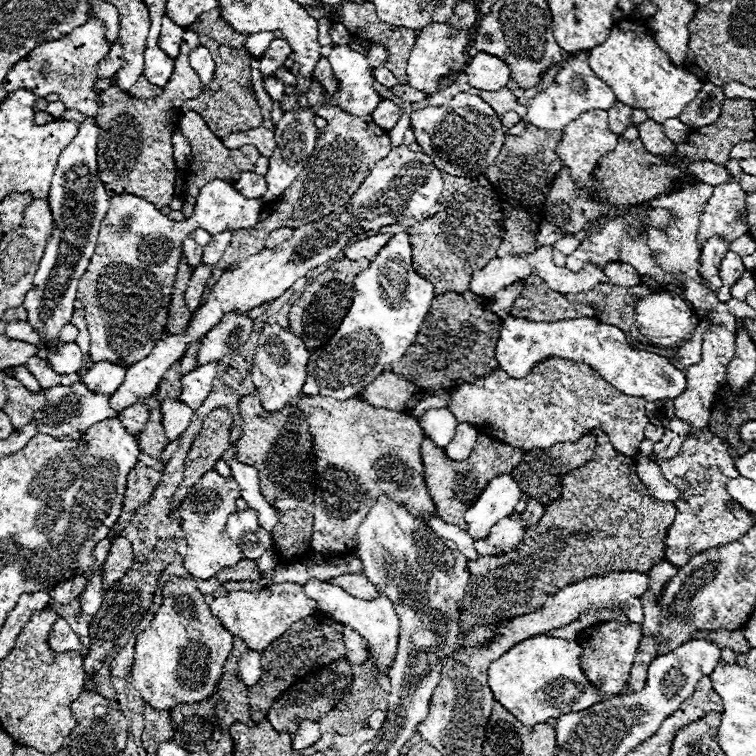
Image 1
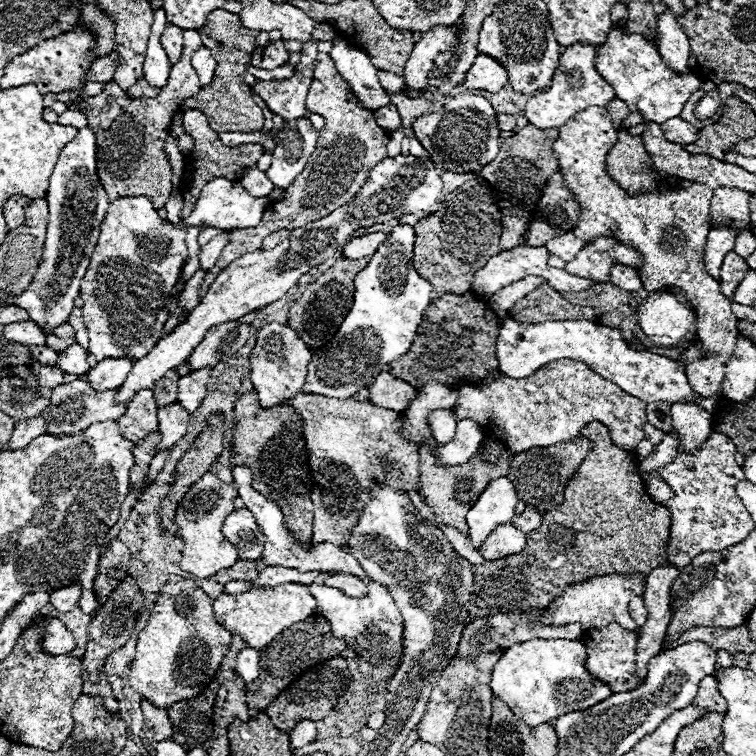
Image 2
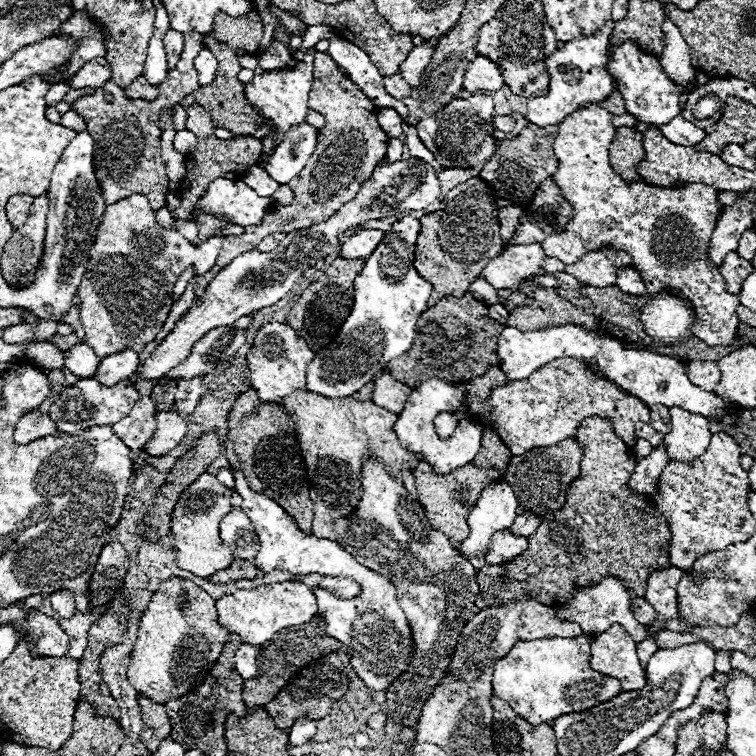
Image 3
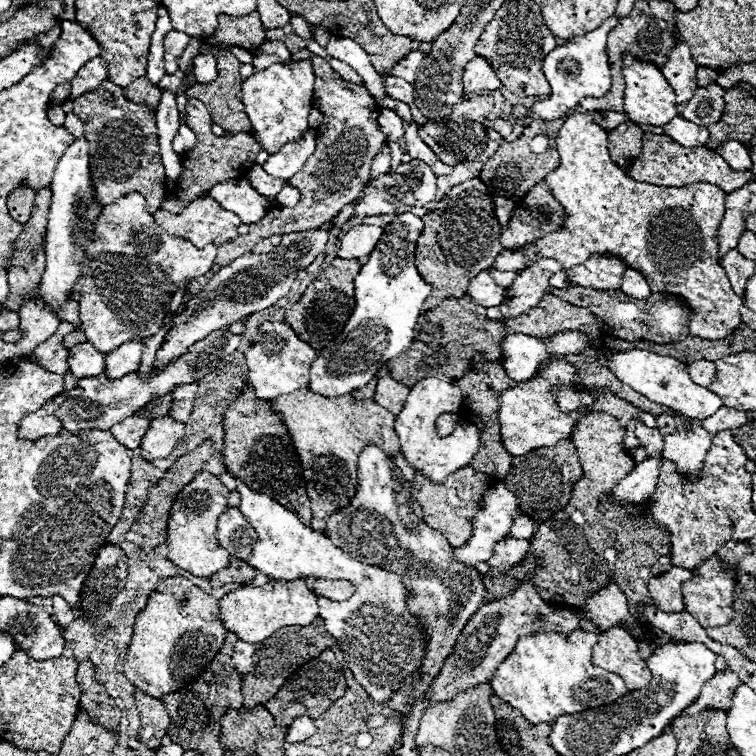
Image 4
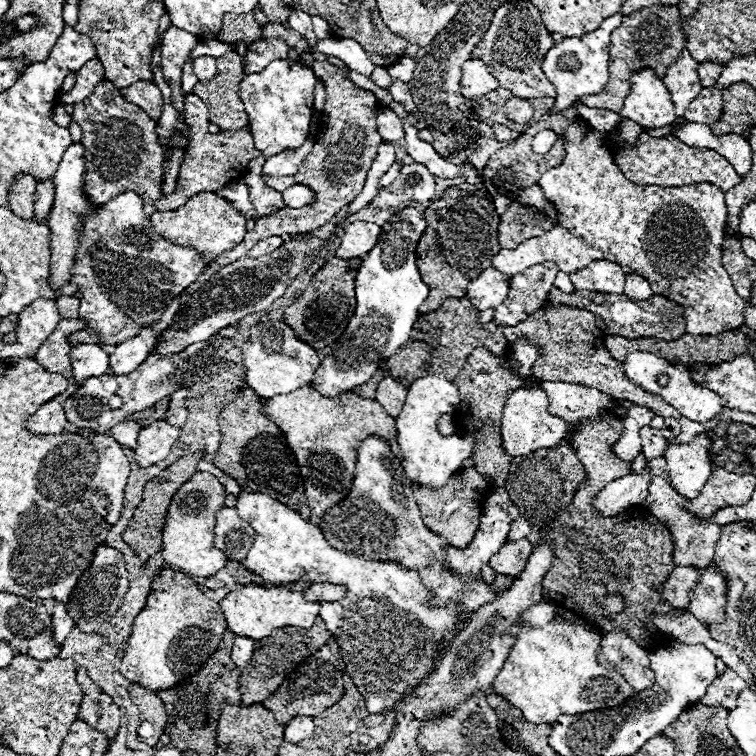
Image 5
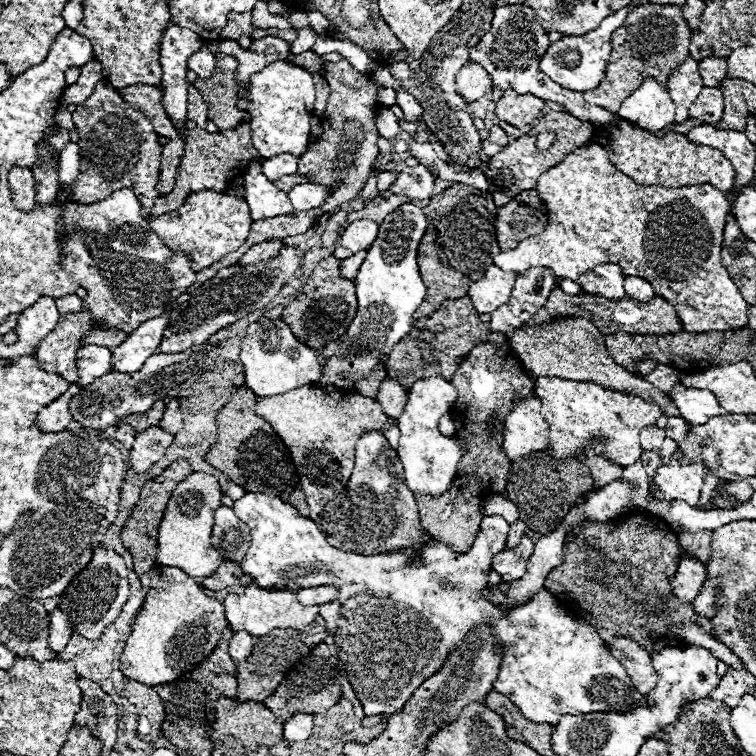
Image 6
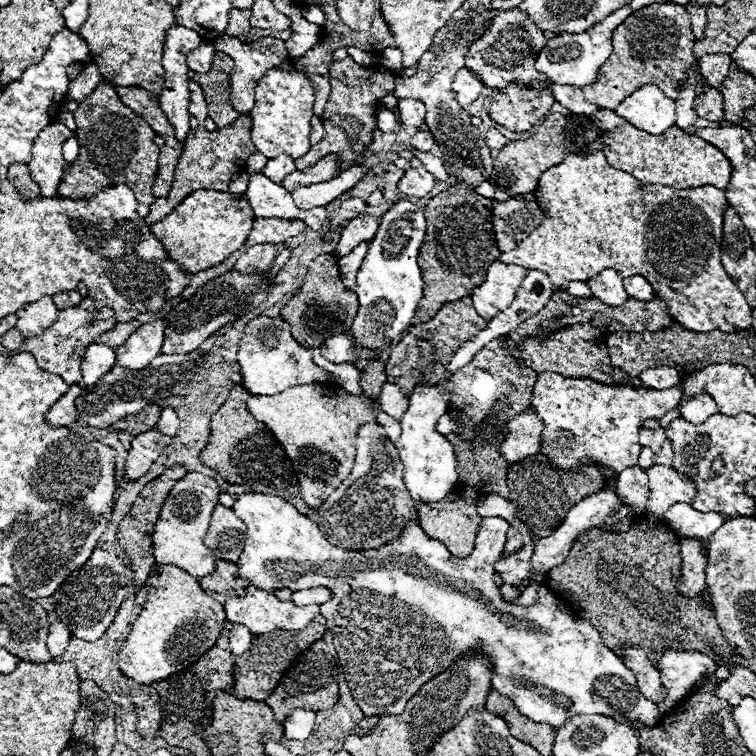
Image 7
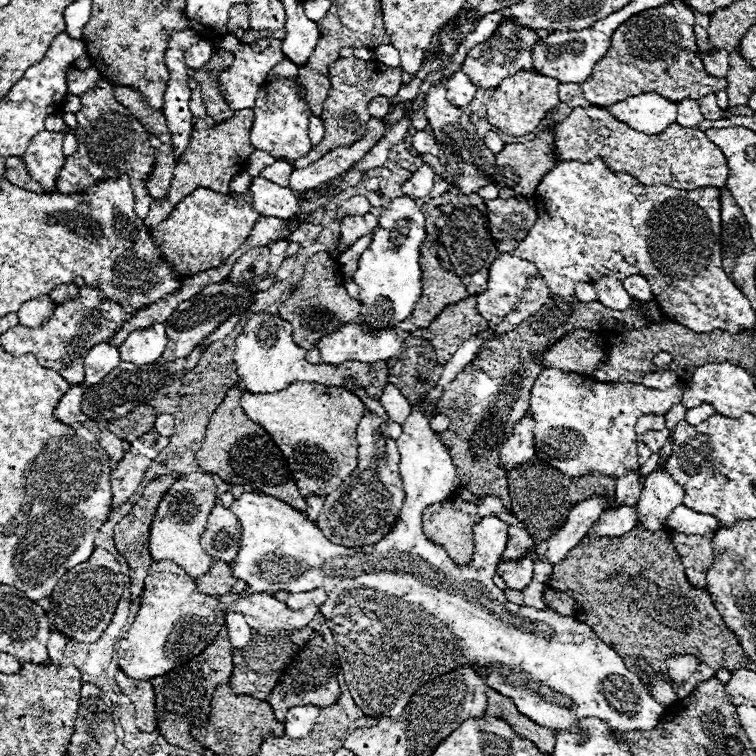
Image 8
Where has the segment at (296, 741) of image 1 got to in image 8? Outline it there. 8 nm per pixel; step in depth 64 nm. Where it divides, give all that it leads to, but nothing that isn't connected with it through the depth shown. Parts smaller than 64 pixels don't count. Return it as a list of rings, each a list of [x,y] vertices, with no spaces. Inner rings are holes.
[[[294,706],[294,708],[290,708],[286,718],[284,718],[286,736],[288,738],[308,736],[318,714],[320,714],[320,708],[316,708],[316,706]]]

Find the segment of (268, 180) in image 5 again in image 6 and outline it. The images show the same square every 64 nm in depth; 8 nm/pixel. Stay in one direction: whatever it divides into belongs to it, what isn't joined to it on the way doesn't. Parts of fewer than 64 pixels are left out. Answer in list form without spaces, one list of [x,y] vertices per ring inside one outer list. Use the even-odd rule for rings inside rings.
[[[290,174],[290,176],[282,176],[282,178],[274,180],[274,186],[280,188],[280,190],[284,190],[284,192],[288,192],[288,190],[294,188],[296,184],[306,184],[306,182],[308,182],[308,180],[306,180],[304,176],[300,176],[300,174]]]

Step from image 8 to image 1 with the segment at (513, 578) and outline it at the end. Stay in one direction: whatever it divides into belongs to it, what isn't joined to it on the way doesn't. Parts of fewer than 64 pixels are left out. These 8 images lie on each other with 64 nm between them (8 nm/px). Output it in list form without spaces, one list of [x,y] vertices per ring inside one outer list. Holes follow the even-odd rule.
[[[512,514],[510,518],[502,518],[496,522],[494,528],[490,528],[488,536],[482,540],[474,540],[474,546],[480,556],[496,556],[506,550],[512,550],[524,536],[524,522]]]

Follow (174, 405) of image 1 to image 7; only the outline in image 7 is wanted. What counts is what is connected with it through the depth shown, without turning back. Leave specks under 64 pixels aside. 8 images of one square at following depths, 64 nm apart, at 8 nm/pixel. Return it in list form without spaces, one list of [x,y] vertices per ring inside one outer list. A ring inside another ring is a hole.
[[[152,428],[148,432],[138,434],[132,440],[132,448],[128,450],[128,458],[126,458],[126,468],[124,474],[130,480],[138,480],[140,476],[144,476],[148,472],[148,468],[152,466],[152,462],[164,452],[164,448],[172,442],[170,436],[162,434],[160,430]]]

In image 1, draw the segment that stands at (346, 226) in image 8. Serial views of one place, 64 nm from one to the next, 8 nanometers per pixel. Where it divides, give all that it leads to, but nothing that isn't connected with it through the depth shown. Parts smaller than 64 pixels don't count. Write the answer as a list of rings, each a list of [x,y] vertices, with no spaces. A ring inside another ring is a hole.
[[[378,234],[378,236],[370,236],[364,238],[356,244],[350,244],[344,248],[344,256],[350,260],[360,260],[360,258],[368,258],[374,260],[378,250],[382,250],[382,246],[386,246],[386,242],[390,242],[392,234]]]

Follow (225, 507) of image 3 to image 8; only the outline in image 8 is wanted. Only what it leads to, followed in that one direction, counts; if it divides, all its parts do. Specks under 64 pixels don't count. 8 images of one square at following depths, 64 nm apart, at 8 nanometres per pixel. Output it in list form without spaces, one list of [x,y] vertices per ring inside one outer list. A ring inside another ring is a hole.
[[[192,472],[176,480],[170,490],[164,494],[162,502],[158,504],[156,516],[150,528],[150,554],[154,560],[172,560],[182,566],[192,578],[200,578],[202,574],[210,572],[212,556],[200,546],[202,530],[206,530],[206,522],[210,510],[218,502],[216,484],[210,474]]]

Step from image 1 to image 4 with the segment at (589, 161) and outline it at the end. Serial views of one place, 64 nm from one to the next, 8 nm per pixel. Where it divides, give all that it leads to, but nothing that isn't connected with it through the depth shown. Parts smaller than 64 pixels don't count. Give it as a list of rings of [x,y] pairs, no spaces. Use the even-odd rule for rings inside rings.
[[[576,112],[564,118],[564,124],[556,136],[556,150],[560,156],[560,166],[546,176],[546,184],[558,202],[566,210],[566,220],[558,232],[546,234],[542,240],[534,242],[540,256],[558,260],[564,270],[584,264],[590,254],[612,254],[626,260],[628,268],[638,270],[652,292],[668,292],[686,300],[692,316],[688,330],[692,336],[706,340],[722,340],[730,336],[740,326],[740,306],[742,298],[730,290],[724,268],[720,266],[716,252],[716,230],[724,214],[724,192],[714,184],[688,184],[682,188],[664,188],[654,184],[642,184],[628,178],[618,166],[612,164],[608,156],[608,132],[596,124],[592,112]],[[699,360],[688,366],[688,374],[700,386],[710,388],[710,382],[714,382],[714,378],[716,378],[716,366],[713,366],[713,362]],[[684,414],[674,416],[676,432],[664,436],[662,456],[686,472],[690,478],[698,478],[702,460],[712,444],[712,434],[702,428],[698,418],[686,418]]]

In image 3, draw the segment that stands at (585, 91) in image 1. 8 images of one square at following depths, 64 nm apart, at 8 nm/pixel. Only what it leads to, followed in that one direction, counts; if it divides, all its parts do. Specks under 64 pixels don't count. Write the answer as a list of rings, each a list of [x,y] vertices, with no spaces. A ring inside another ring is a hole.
[[[606,22],[602,30],[598,30],[594,36],[582,36],[574,38],[564,44],[564,48],[556,50],[548,60],[548,74],[550,74],[550,86],[548,94],[544,97],[532,97],[529,99],[526,118],[528,122],[536,126],[550,126],[550,124],[560,124],[564,122],[566,116],[582,108],[582,104],[596,104],[604,102],[606,96],[614,92],[614,84],[610,74],[604,70],[606,64],[606,50],[608,50],[608,40],[614,30],[614,22]]]

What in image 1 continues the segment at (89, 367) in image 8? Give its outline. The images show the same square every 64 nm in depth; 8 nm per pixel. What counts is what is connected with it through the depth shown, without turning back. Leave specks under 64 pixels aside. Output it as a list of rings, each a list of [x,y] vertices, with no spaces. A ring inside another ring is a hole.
[[[84,116],[84,122],[78,126],[76,138],[62,150],[58,158],[58,168],[54,172],[48,196],[56,228],[46,244],[40,268],[34,276],[34,286],[24,298],[24,308],[28,310],[28,324],[38,332],[42,340],[40,348],[48,352],[44,360],[56,374],[72,374],[82,368],[82,352],[78,344],[54,346],[54,340],[58,340],[60,330],[72,318],[78,280],[88,268],[88,262],[94,254],[100,222],[108,212],[110,196],[106,194],[104,184],[98,176],[96,142],[98,142],[98,124],[94,122],[92,116]]]

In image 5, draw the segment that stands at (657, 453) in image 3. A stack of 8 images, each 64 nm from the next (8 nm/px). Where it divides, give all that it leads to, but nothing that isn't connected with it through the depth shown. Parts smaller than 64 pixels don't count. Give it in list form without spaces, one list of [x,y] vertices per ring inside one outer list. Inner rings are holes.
[[[650,466],[642,470],[642,474],[628,474],[624,478],[618,478],[610,482],[596,498],[594,508],[602,516],[612,516],[632,504],[642,504],[648,498],[648,486],[650,486]]]

